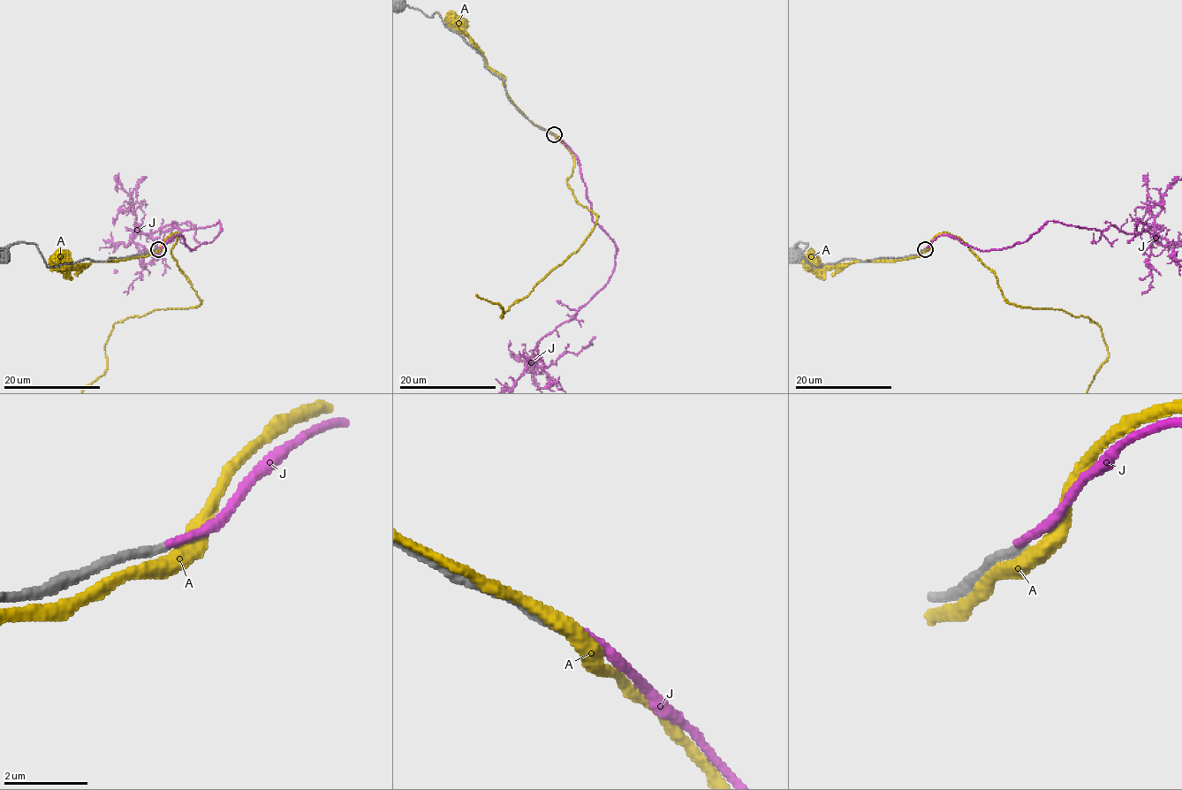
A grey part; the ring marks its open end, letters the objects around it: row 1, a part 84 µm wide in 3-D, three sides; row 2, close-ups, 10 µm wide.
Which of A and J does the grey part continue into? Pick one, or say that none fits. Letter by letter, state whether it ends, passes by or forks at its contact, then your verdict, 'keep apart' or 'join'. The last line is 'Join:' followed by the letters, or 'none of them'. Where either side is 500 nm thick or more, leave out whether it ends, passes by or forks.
A: it passes by | keep apart
J: it ends | keep apart
Join: none of them

